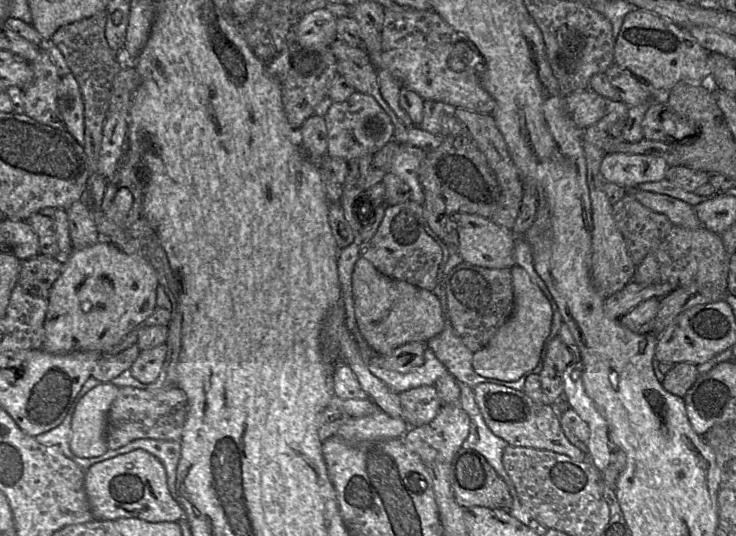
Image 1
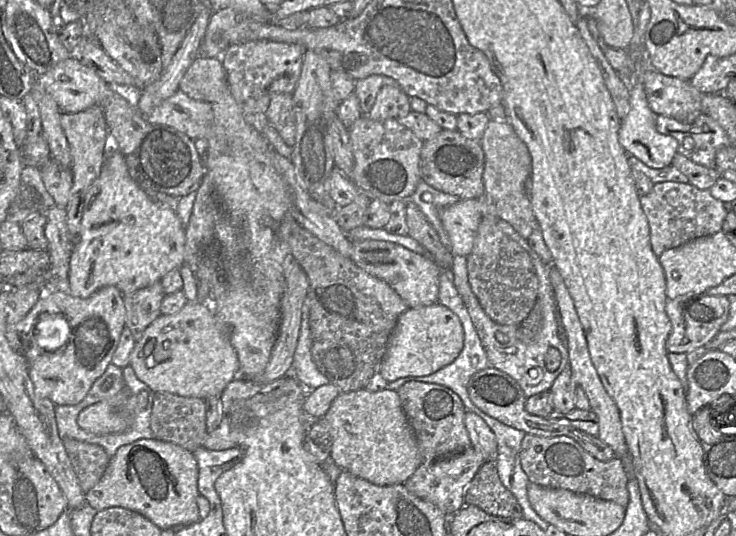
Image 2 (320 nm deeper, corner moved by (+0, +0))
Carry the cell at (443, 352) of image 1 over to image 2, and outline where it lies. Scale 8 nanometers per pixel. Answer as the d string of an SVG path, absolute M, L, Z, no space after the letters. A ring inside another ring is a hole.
M455 255L450 269L453 273L455 288L469 313L481 344L486 352L490 366L503 371L514 379L519 384L526 398L539 392L549 391L554 380L563 369L557 369L556 371L547 369L545 358L548 341L545 343L537 342L535 336L537 329L519 328L516 332L517 341L516 338L509 338L509 342L507 343L499 342L496 337L498 334L496 332L497 327L491 322L491 319L482 309L468 282L467 256ZM531 368L540 368L543 372L542 380L534 386L529 386L523 381L524 374Z

